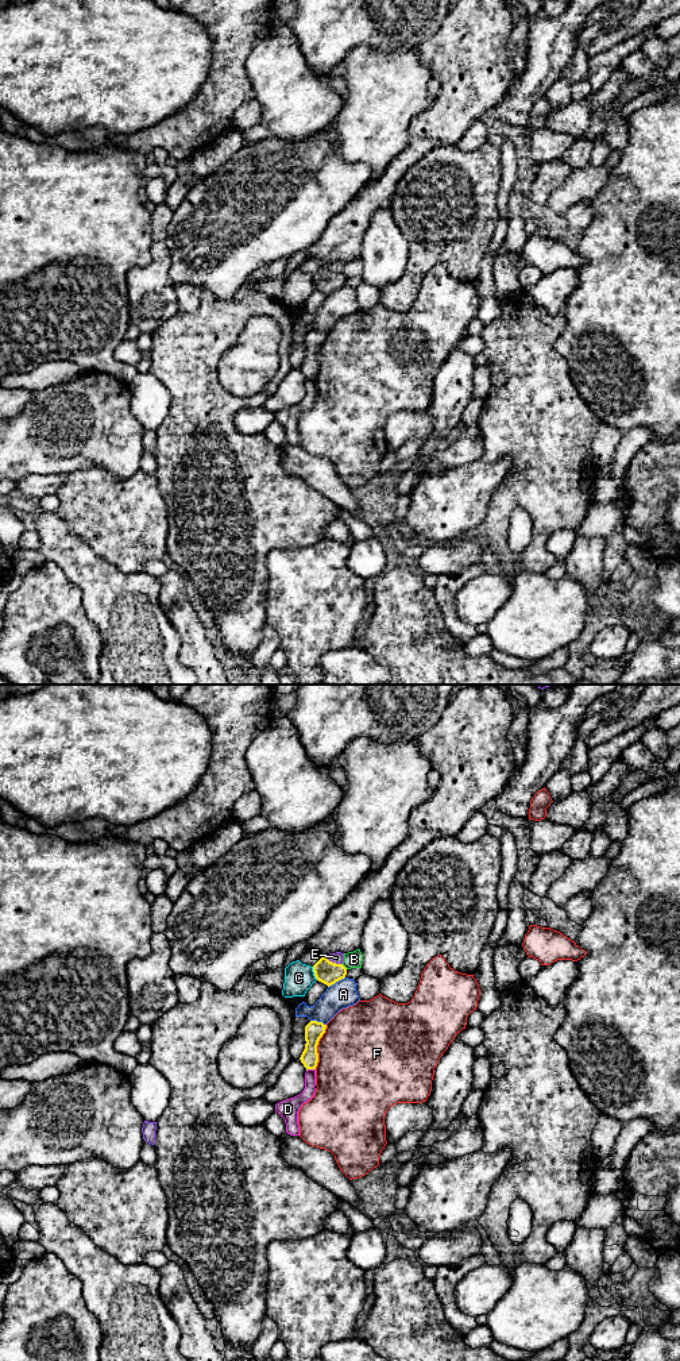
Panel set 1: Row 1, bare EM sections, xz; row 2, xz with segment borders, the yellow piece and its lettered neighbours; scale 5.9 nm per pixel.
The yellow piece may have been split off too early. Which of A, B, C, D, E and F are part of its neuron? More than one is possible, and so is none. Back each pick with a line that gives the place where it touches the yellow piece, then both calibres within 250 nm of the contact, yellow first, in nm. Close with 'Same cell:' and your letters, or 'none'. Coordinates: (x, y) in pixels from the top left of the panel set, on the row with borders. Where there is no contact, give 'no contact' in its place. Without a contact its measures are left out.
Same cell: none

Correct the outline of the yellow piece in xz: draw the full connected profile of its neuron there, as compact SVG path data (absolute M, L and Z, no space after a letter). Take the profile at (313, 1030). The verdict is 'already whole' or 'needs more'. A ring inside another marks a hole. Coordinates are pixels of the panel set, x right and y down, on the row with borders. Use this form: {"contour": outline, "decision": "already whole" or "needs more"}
{"contour": "M310 1021L305 1026L305 1049L300 1057L304 1067L308 1069L316 1069L318 1063L317 1045L322 1034L325 1033L327 1025L317 1021Z", "decision": "already whole"}

